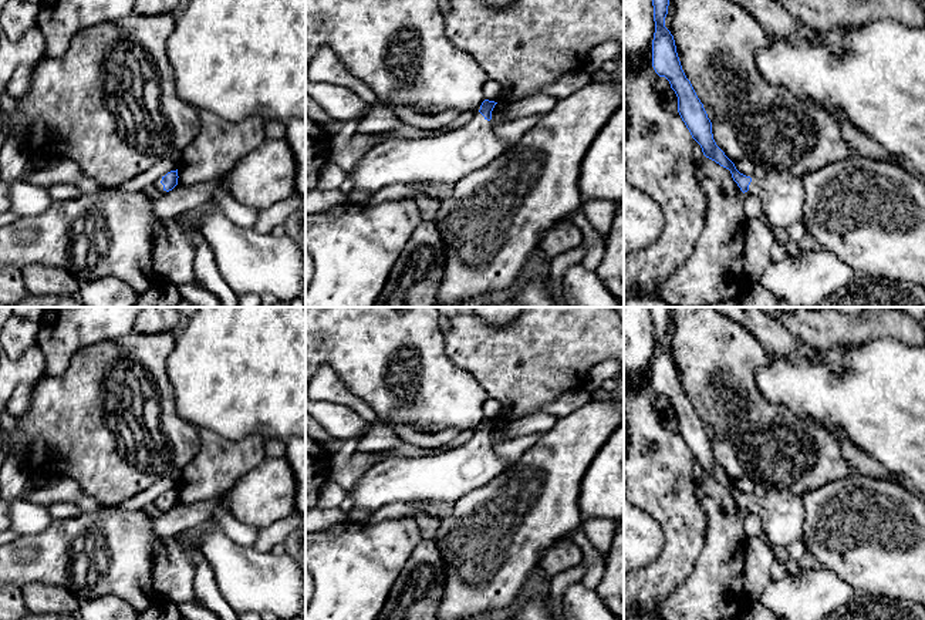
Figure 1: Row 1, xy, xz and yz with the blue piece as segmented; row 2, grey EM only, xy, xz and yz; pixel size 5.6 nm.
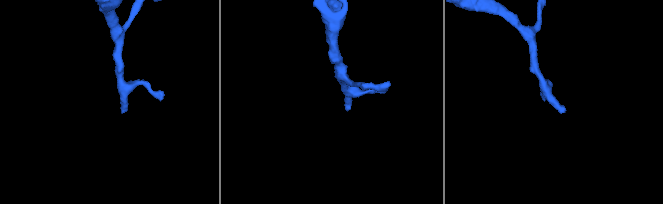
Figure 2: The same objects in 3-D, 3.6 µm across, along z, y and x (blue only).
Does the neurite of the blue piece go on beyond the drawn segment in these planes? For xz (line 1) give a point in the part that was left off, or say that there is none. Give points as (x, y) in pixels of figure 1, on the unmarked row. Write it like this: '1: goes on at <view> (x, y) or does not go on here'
1: goes on at xz (448, 475)

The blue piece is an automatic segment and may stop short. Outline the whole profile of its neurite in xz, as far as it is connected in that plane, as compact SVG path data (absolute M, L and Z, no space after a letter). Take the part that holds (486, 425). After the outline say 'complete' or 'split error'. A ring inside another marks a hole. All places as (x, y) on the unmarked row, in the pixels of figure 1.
M485 418L479 432L467 442L433 454L416 452L412 456L389 458L375 462L352 491L354 506L375 512L392 502L448 501L456 502L469 492L483 488L499 476L507 464L492 447L492 429L497 421Z; split error

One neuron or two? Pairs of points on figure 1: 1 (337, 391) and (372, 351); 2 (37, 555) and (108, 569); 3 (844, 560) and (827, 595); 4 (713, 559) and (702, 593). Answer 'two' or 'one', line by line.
1: two
2: one
3: two
4: one

